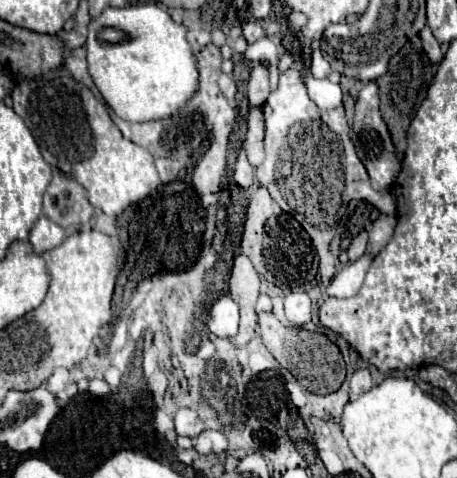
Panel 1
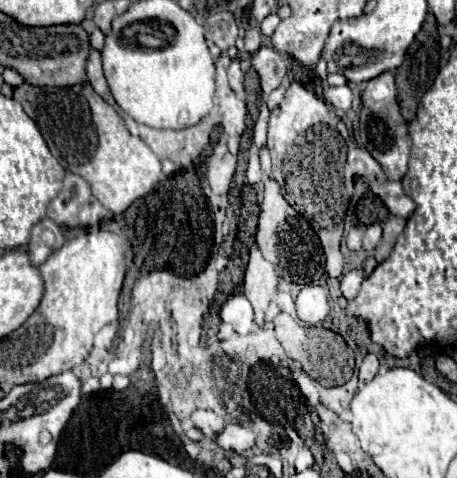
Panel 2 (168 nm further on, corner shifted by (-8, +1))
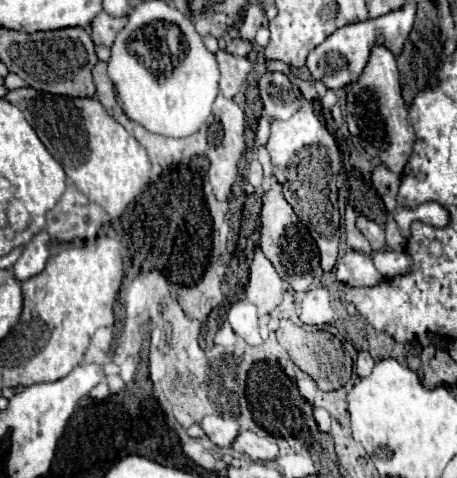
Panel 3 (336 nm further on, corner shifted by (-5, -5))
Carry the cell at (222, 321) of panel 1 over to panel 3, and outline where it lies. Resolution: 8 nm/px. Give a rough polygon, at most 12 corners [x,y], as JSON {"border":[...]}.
{"border":[[247,300],[227,312],[233,332],[251,346],[261,344],[257,308]]}

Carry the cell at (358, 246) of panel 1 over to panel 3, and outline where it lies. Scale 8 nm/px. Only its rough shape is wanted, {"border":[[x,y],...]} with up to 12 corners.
{"border":[[359,216],[357,228],[373,250],[385,246],[385,232],[375,222]]}

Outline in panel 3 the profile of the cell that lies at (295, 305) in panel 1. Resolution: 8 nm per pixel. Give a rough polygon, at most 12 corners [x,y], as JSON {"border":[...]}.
{"border":[[327,288],[307,290],[299,320],[323,326],[333,320]]}

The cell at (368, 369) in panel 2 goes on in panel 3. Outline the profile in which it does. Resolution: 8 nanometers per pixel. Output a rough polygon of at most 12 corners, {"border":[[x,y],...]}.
{"border":[[359,352],[357,376],[371,374],[375,362],[369,352]]}

